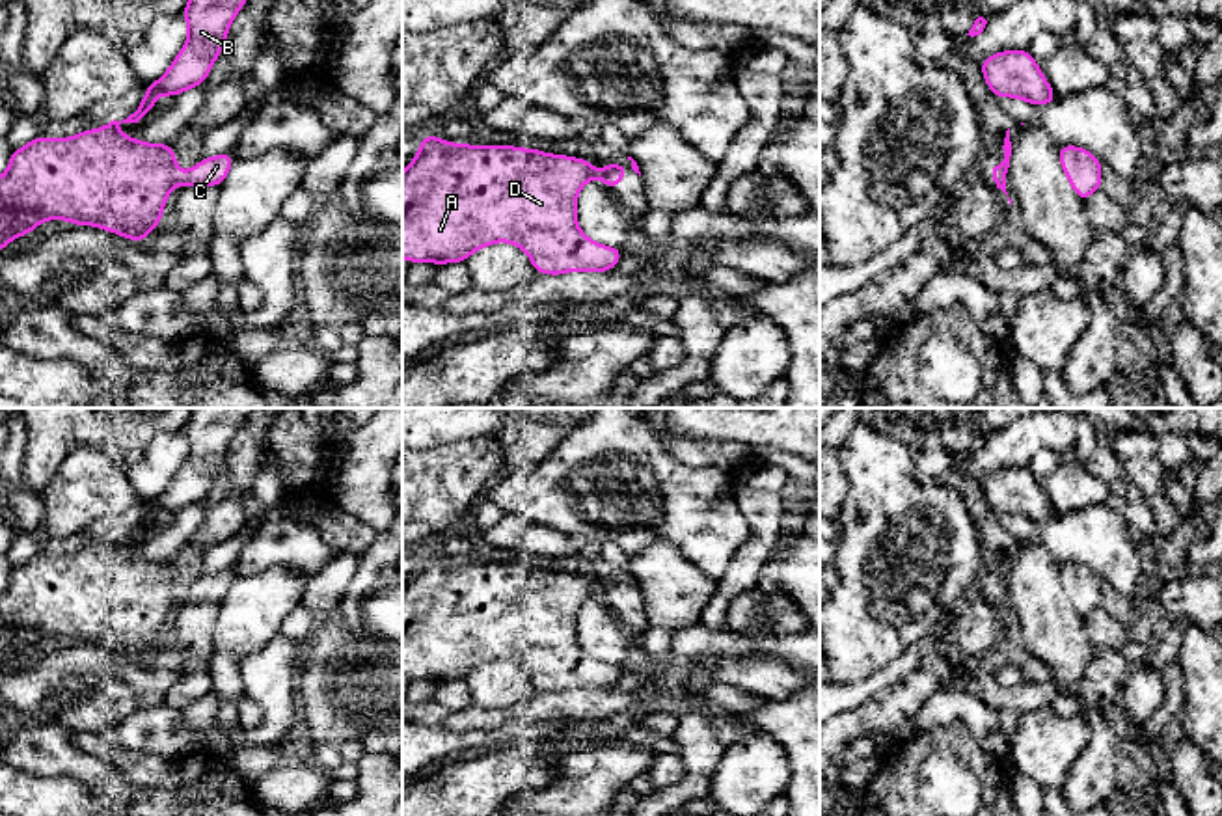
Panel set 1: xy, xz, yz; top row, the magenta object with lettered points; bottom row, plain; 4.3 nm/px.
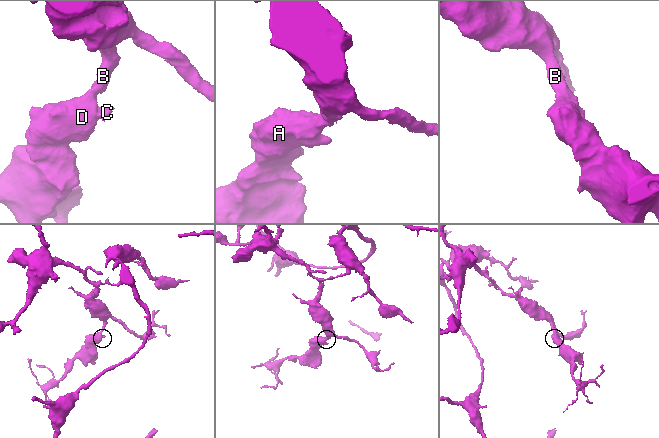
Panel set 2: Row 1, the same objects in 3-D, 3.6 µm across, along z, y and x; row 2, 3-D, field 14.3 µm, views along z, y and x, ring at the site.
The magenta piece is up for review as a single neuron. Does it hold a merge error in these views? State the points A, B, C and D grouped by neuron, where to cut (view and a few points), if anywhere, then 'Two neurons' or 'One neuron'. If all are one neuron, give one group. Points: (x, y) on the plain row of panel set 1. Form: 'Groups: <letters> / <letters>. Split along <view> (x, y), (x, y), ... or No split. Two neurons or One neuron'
Groups: A B D / C. Split along xy (181, 591), (177, 598). Two neurons

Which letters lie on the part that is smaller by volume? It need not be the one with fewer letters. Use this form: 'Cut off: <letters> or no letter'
Cut off: C

